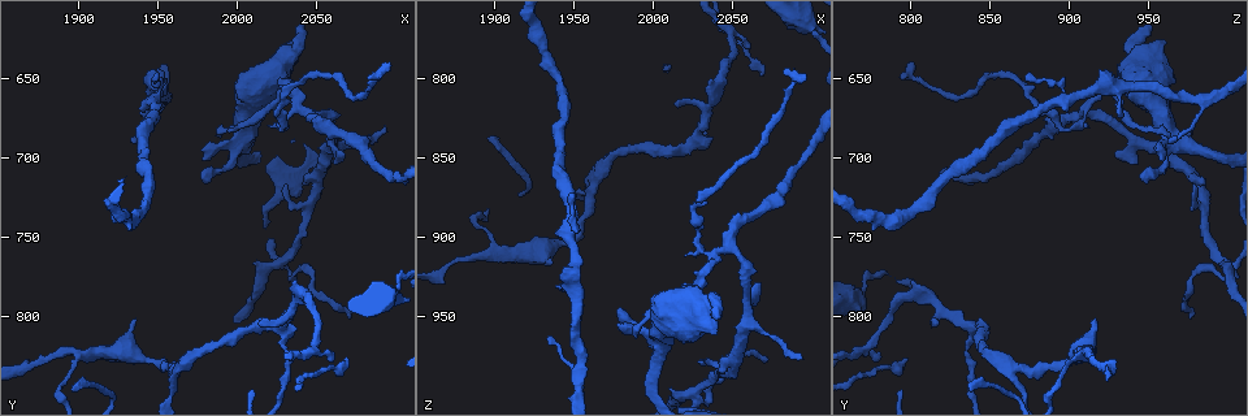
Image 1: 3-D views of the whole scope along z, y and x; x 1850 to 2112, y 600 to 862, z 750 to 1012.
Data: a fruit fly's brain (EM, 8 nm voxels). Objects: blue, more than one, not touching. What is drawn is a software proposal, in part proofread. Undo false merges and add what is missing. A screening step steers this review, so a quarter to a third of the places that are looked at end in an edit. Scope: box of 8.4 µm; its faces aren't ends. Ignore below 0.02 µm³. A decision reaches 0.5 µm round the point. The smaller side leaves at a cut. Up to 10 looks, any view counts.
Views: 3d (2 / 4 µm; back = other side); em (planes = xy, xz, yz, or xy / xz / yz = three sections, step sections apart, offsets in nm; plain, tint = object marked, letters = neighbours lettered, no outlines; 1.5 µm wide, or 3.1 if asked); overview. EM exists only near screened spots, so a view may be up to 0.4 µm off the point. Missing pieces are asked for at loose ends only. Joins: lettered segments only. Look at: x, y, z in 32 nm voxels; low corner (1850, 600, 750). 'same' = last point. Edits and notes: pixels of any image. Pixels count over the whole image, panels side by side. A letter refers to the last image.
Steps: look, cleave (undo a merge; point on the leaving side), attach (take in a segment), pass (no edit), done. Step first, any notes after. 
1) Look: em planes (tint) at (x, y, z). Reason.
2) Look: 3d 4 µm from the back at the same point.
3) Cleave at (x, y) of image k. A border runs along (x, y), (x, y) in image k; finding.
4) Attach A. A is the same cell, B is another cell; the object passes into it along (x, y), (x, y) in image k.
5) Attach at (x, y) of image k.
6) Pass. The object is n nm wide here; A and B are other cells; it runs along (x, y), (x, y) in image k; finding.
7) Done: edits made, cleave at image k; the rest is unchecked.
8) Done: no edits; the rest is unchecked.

Look: 3d 2 µm at (2046, 672, 910). Four or more arms meet.

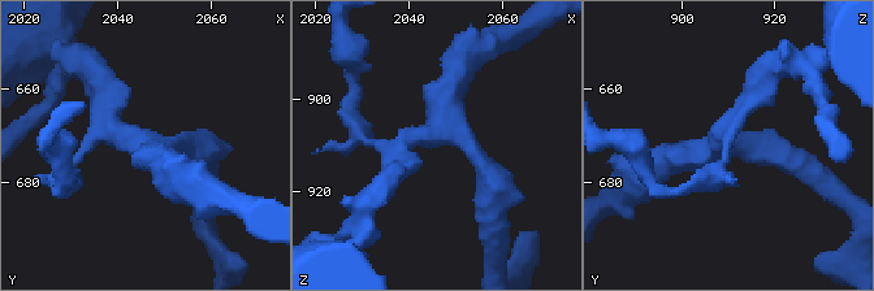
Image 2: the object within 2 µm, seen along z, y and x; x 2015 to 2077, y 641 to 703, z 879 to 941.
Look: em xz step 4 (tint) at (2046, 671, 909). 4 arms meet here; shape alone is not enough.

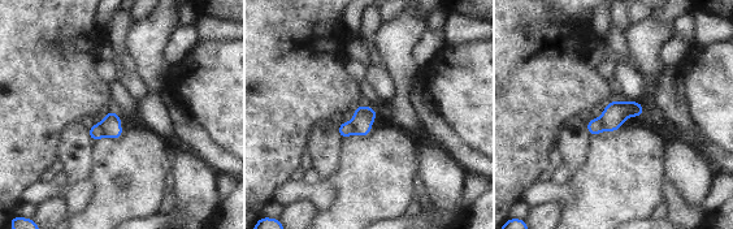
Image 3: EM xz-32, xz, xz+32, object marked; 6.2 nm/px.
Look: em planes (letters) at the same point.

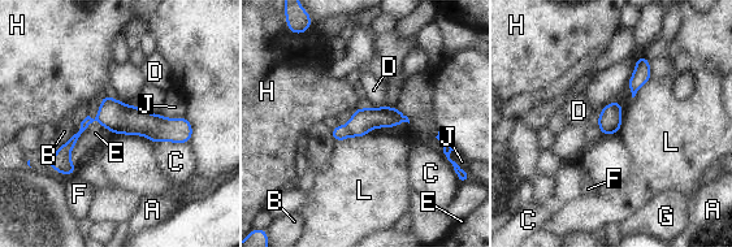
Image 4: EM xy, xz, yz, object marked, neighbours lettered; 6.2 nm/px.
Cleave at (363, 120) of image 4. The object is 130 nm wide here; A, B, C, D, E, F, G, H, J and L are other cells; a border runs along (346, 125), (351, 135) in image 4; two neurons meet here.

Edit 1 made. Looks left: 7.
Look: overview. Redraw.

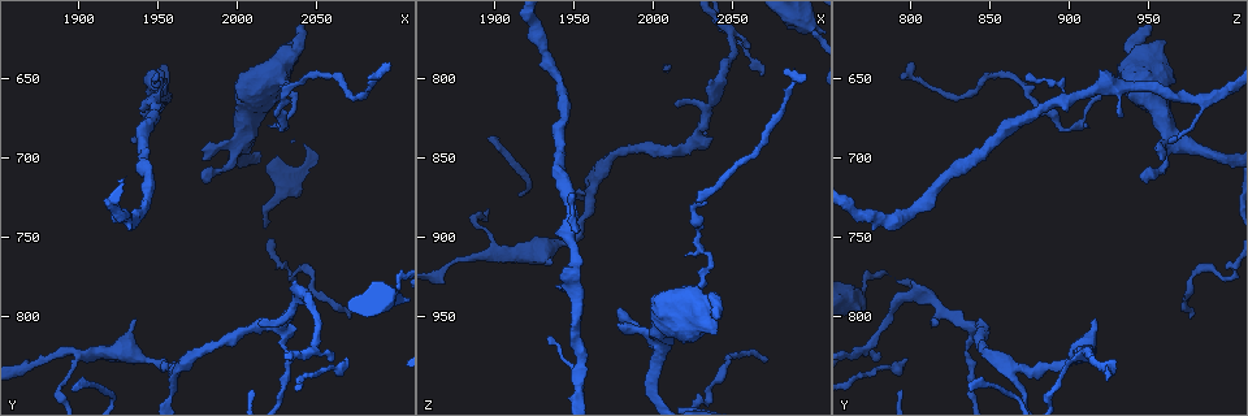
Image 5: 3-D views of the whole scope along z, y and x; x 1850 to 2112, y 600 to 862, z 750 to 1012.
Look: 3d 4 µm at (2050, 820, 770). Abrupt turn.

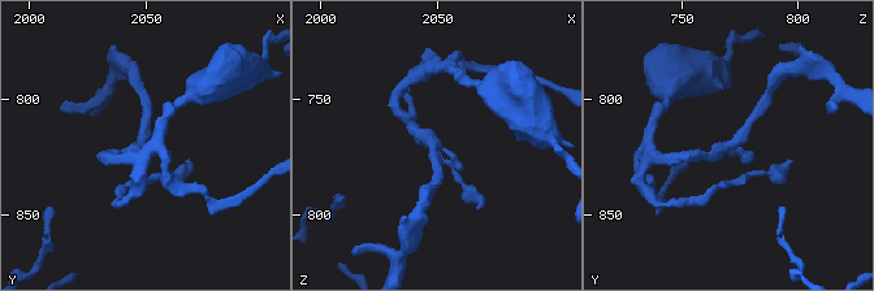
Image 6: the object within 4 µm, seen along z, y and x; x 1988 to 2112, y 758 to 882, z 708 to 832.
Look: em planes (plain) at (2048, 820, 773). Shape alone is not enough.

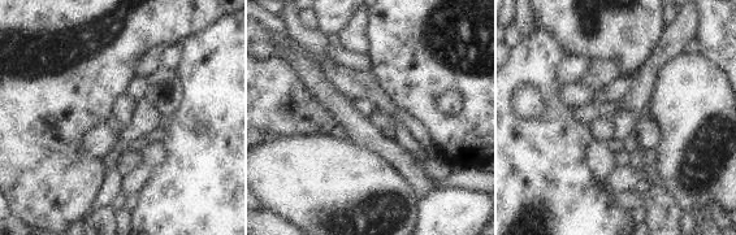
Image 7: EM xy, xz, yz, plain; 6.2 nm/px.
Look: em planes (letters) at the same point.

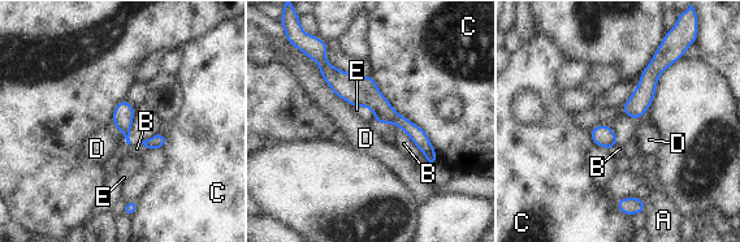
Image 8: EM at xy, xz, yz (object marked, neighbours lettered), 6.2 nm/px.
Pass. A, B, C, D and E are other cells; it runs along (324, 65), (403, 122), (433, 158) in image 8; one neuron here.

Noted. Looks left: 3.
Done: edits made, cleave at image 4; the rest is unchecked.

